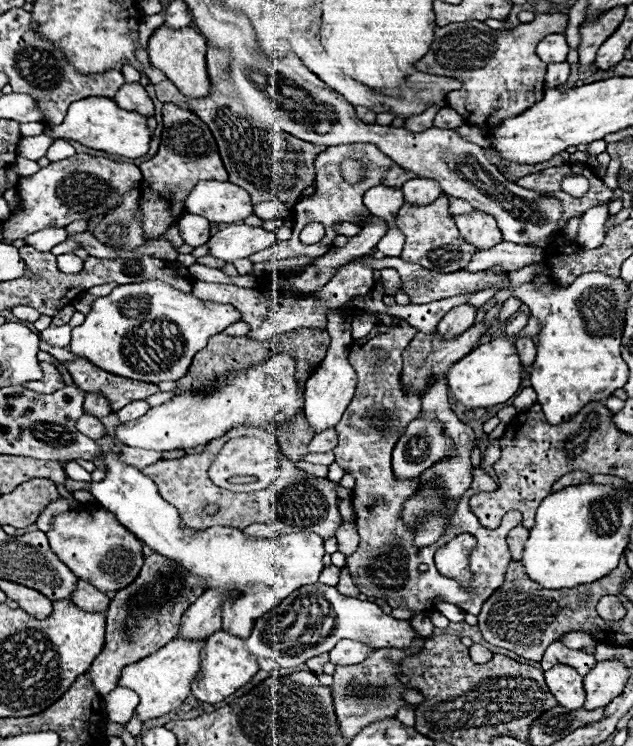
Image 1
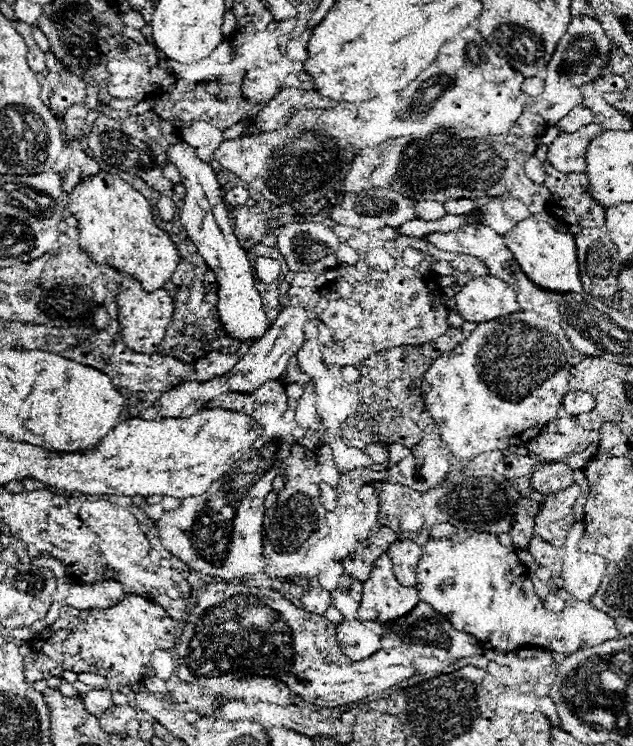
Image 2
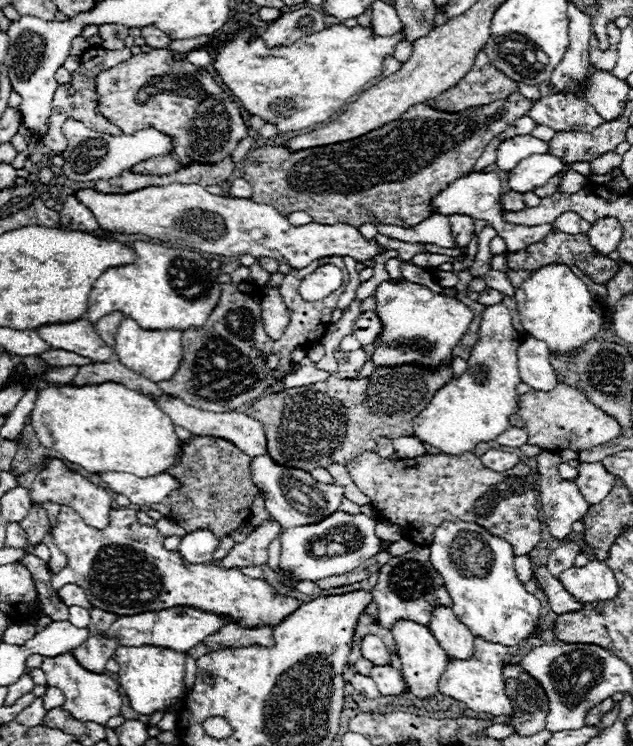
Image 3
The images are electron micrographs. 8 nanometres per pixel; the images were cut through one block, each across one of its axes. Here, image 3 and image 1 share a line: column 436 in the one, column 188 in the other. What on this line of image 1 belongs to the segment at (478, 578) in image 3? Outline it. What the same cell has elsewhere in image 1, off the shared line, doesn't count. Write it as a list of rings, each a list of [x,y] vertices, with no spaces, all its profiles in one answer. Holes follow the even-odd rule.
[[[106,450],[100,458],[106,468],[102,482],[90,482],[90,492],[108,510],[112,510],[122,526],[140,538],[154,552],[178,562],[188,572],[200,576],[206,588],[238,592],[236,598],[222,602],[222,632],[248,638],[256,620],[276,608],[288,594],[300,586],[318,582],[322,572],[324,542],[312,532],[294,532],[280,538],[250,538],[240,528],[212,526],[208,530],[192,530],[180,522],[178,510],[158,496],[156,484],[132,466],[126,466],[118,454]]]

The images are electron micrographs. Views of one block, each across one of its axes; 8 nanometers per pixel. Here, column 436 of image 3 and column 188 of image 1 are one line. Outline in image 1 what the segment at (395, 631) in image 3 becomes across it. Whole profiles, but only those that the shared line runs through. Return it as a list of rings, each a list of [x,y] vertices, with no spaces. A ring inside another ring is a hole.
[[[172,640],[164,648],[160,648],[156,654],[130,664],[122,670],[118,678],[118,686],[130,688],[140,696],[140,704],[136,708],[136,716],[140,722],[160,718],[174,708],[178,708],[184,698],[190,694],[190,684],[200,672],[200,650],[206,644],[206,640],[190,642],[190,640]]]

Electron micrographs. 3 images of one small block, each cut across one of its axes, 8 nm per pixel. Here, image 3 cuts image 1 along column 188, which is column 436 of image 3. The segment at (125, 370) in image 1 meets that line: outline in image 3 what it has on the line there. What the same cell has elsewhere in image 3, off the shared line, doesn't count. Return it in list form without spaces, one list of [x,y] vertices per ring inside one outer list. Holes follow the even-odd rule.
[[[402,280],[400,284],[382,282],[376,292],[376,314],[384,324],[384,332],[378,338],[374,352],[374,364],[388,366],[400,362],[420,362],[422,366],[438,366],[450,358],[452,348],[460,342],[468,330],[474,312],[456,298],[444,298],[434,294],[426,286]]]

